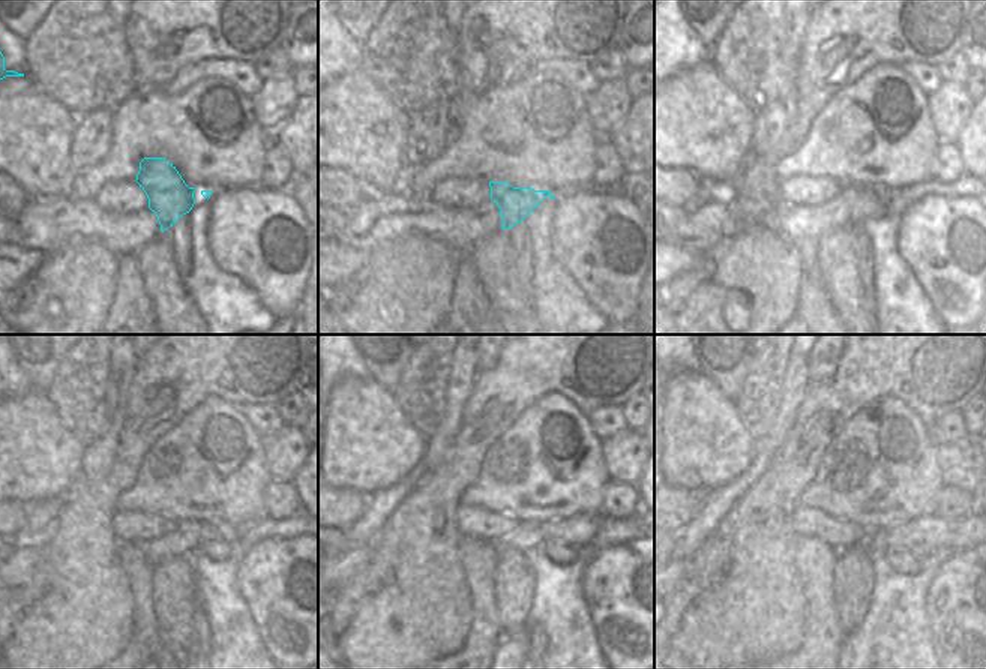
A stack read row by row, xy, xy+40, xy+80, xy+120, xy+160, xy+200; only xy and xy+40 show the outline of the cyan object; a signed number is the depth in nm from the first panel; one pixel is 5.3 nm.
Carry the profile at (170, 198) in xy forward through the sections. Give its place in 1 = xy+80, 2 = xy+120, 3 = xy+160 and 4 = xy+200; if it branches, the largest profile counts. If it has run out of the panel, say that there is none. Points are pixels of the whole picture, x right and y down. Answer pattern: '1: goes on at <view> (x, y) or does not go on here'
1: goes on at xy+80 (872, 203)
2: goes on at xy+120 (216, 551)
3: goes on at xy+160 (560, 554)
4: goes on at xy+200 (901, 560)

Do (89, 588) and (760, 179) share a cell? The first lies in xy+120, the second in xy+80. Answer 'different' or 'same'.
same

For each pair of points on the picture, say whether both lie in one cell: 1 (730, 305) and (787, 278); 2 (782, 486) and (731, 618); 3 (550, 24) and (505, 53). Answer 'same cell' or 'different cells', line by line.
1: same cell
2: same cell
3: same cell

